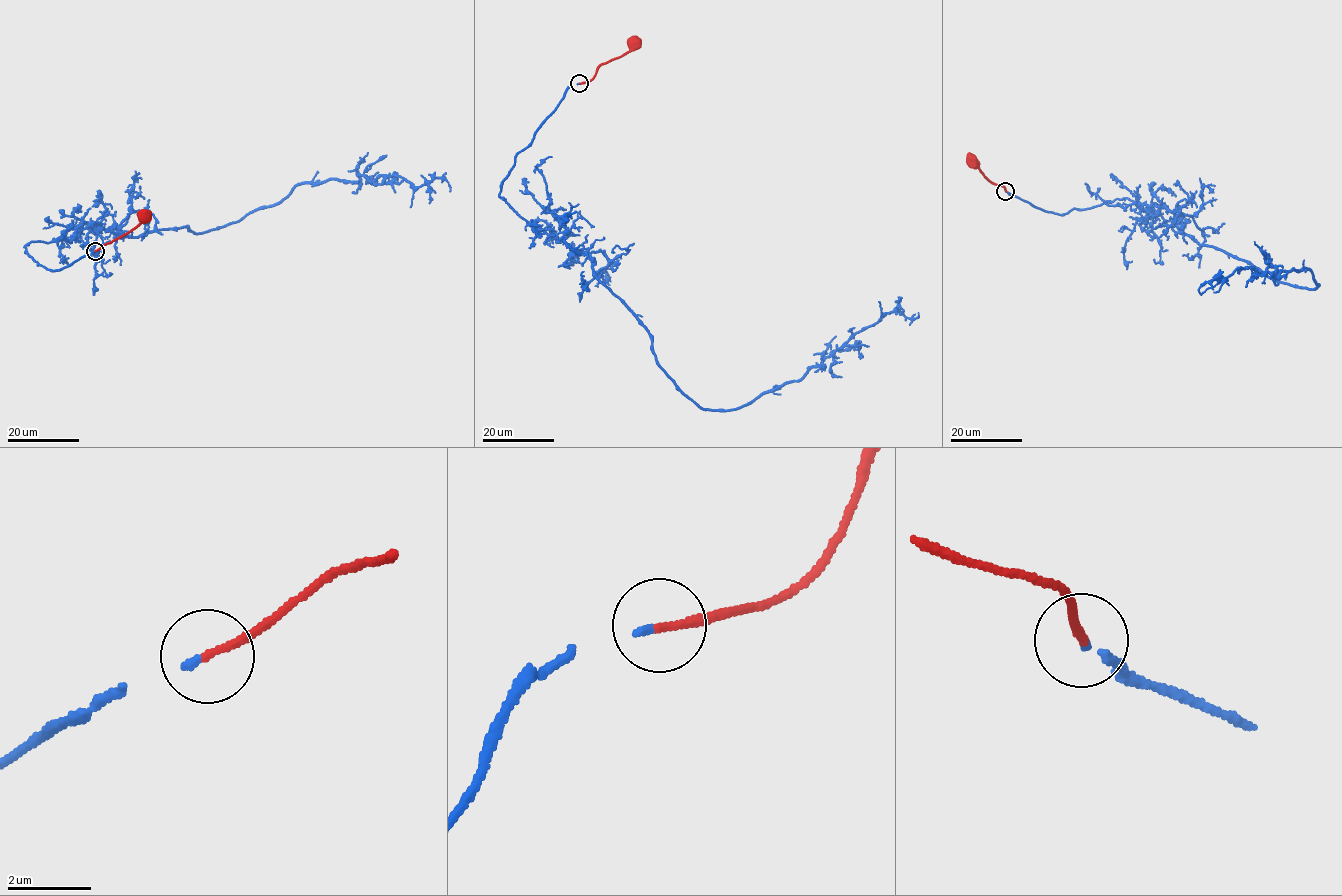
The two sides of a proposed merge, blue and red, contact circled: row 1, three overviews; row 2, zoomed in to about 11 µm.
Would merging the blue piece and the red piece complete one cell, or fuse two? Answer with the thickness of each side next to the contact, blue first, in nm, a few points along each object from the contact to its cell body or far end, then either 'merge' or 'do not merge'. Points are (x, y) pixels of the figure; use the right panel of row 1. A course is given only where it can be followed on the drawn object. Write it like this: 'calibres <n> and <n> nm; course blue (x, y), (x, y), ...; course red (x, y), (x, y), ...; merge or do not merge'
calibres 140 and 190 nm; course blue (1005, 191), (1060, 214), (1126, 198), (1165, 207), (1196, 242), (1318, 286), (1305, 268), (1240, 267), (1214, 292); course red (1005, 191), (1005, 187), (984, 177), (975, 162); merge

